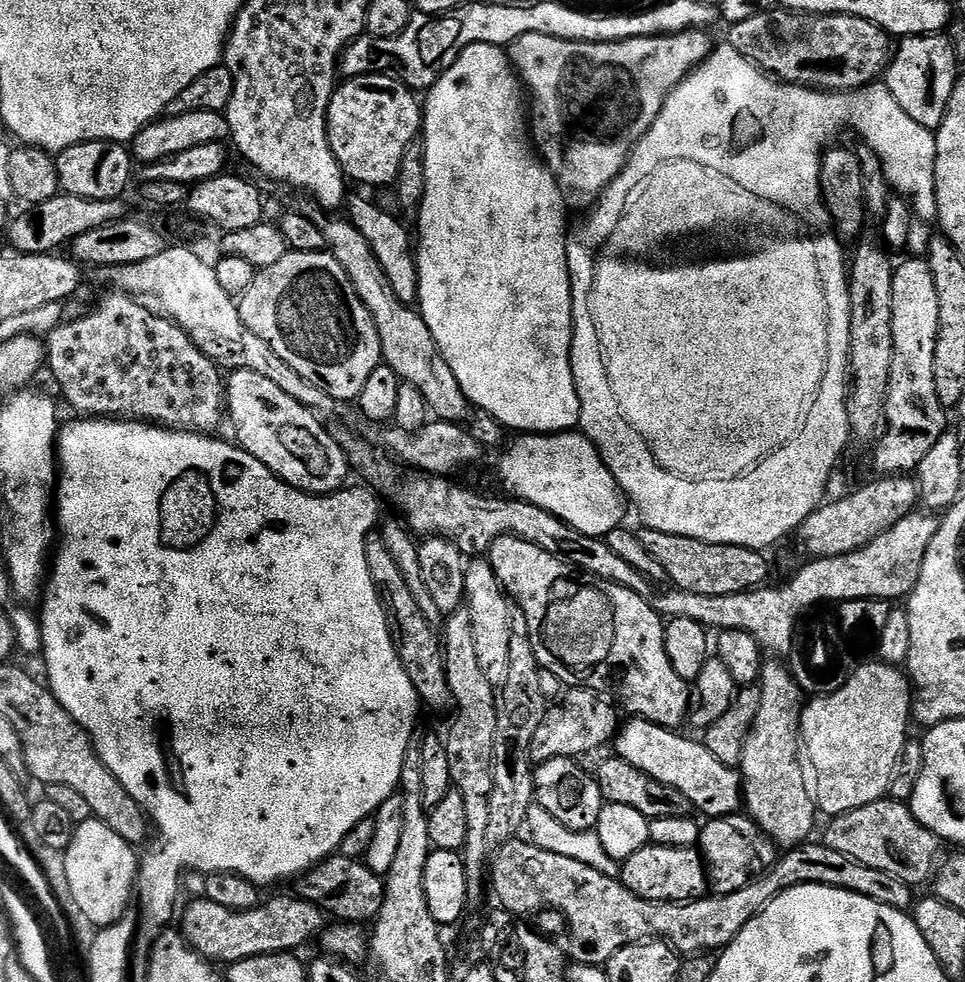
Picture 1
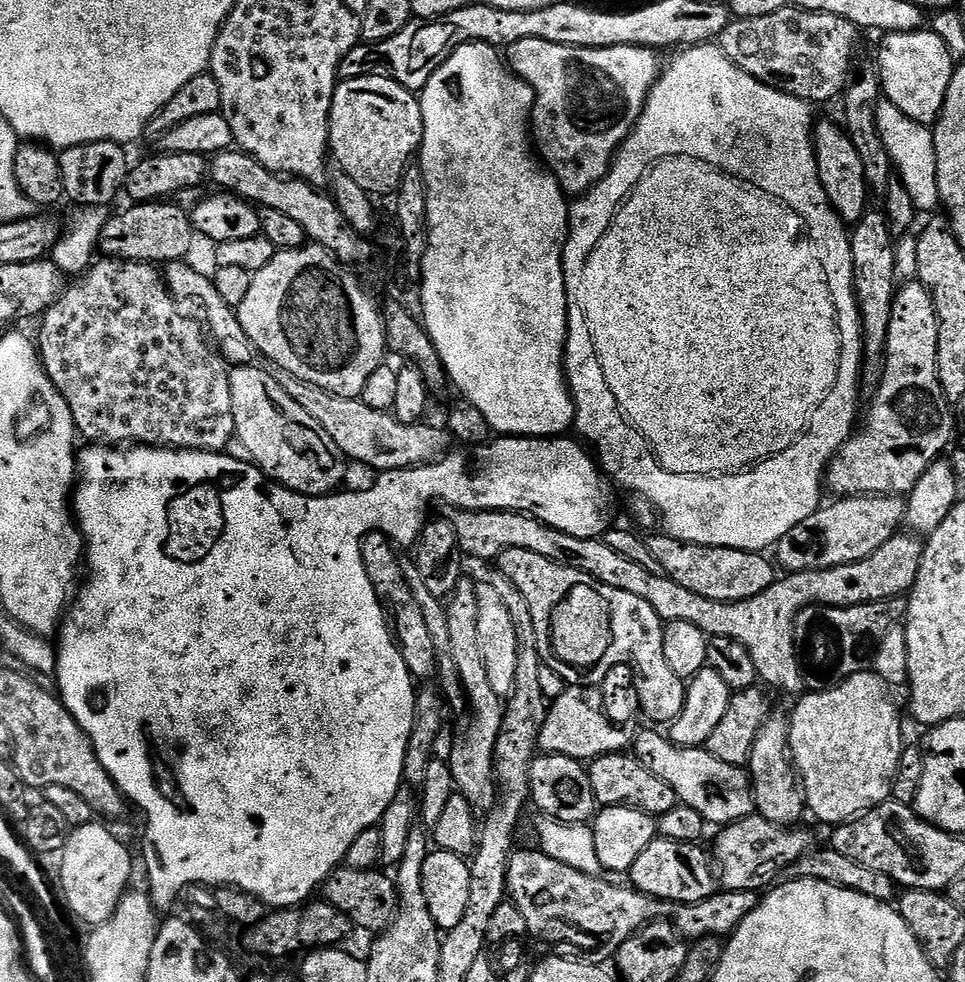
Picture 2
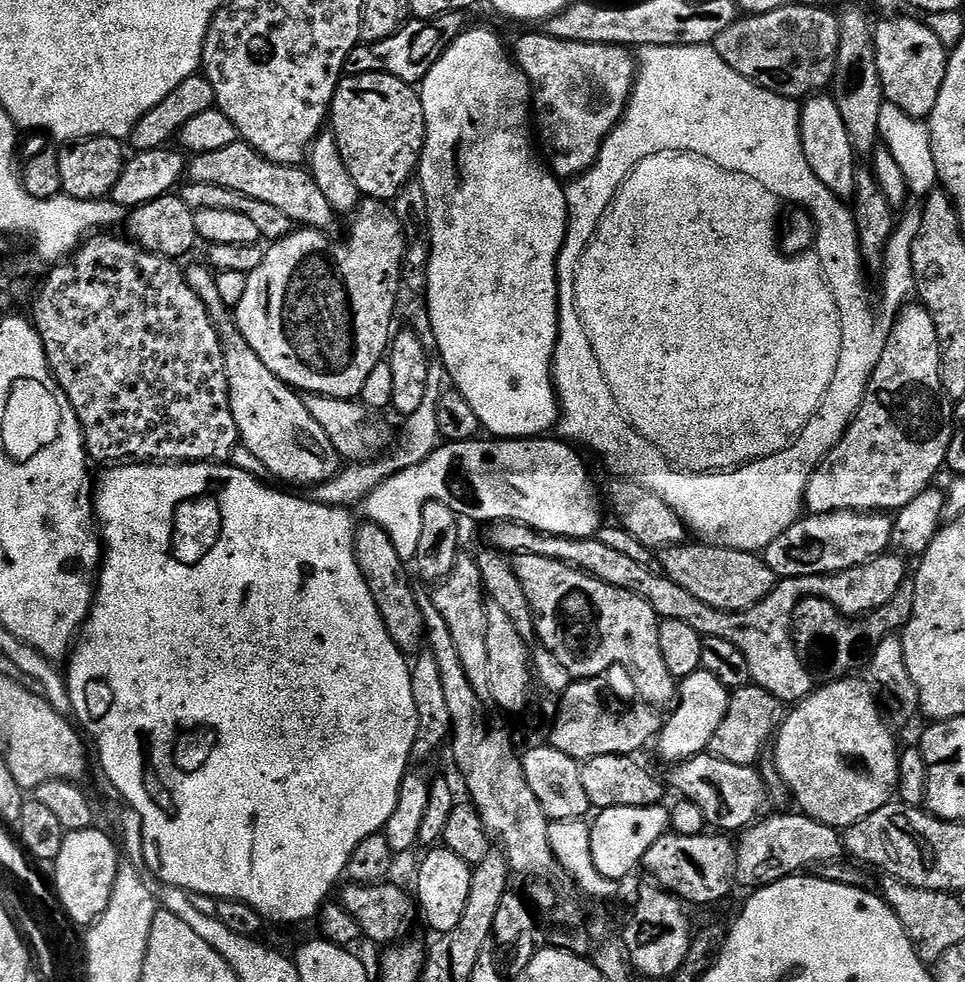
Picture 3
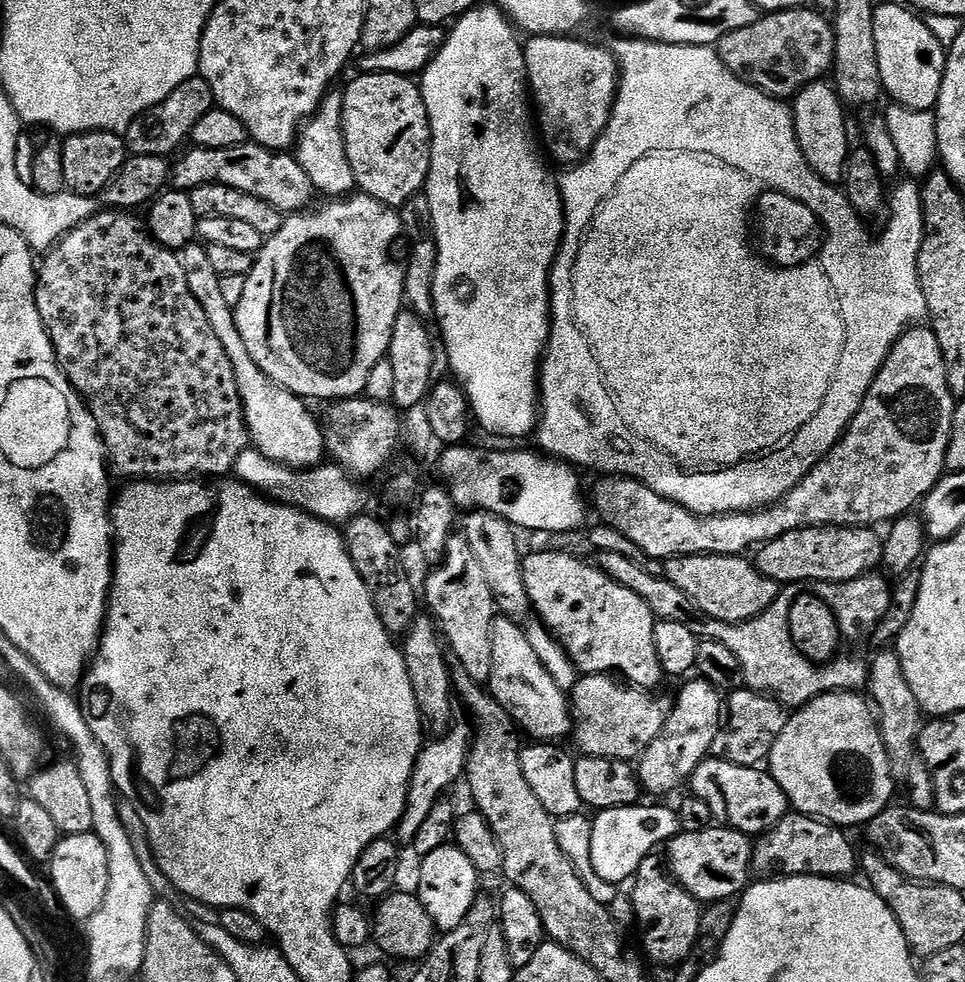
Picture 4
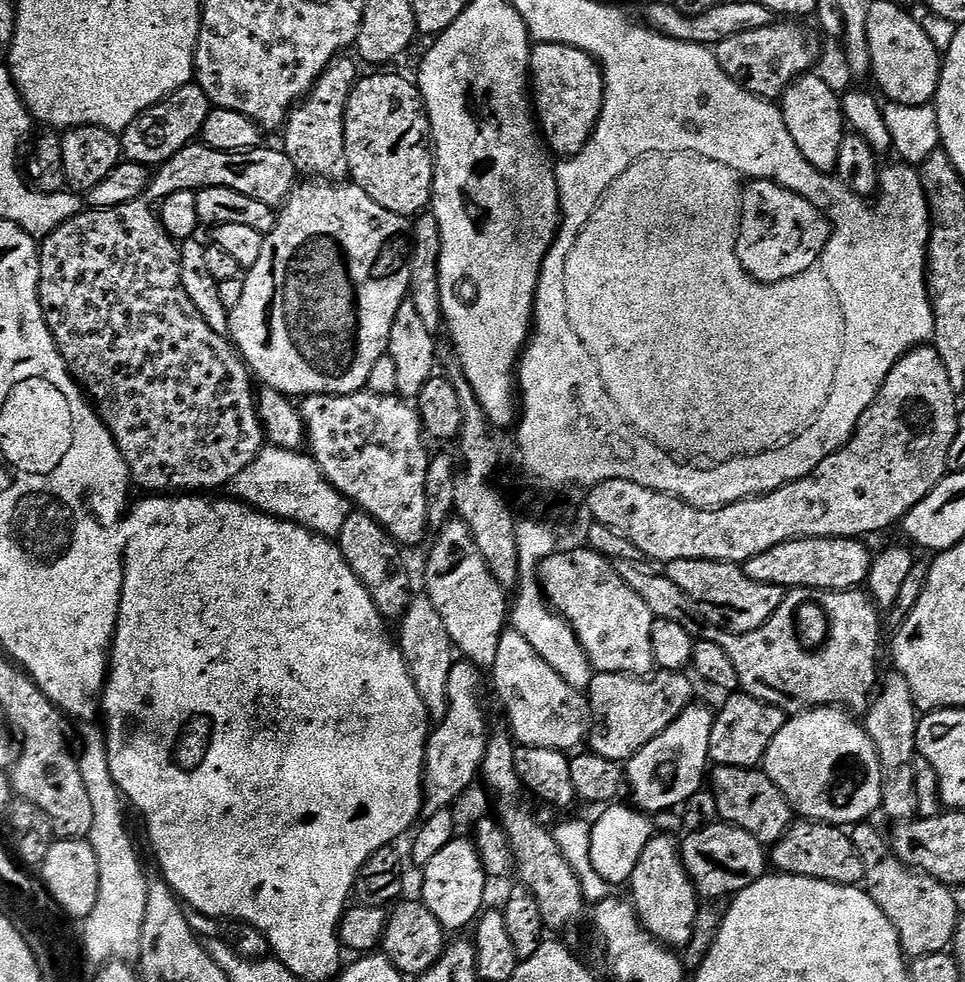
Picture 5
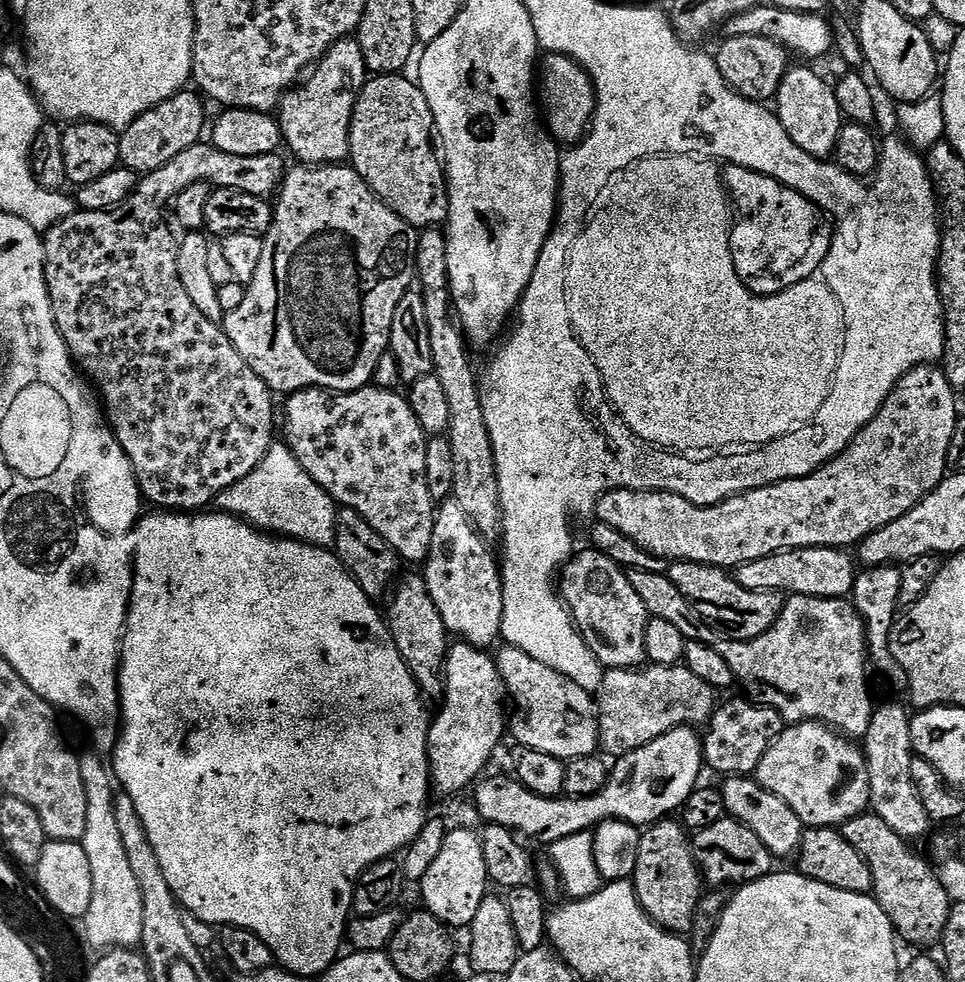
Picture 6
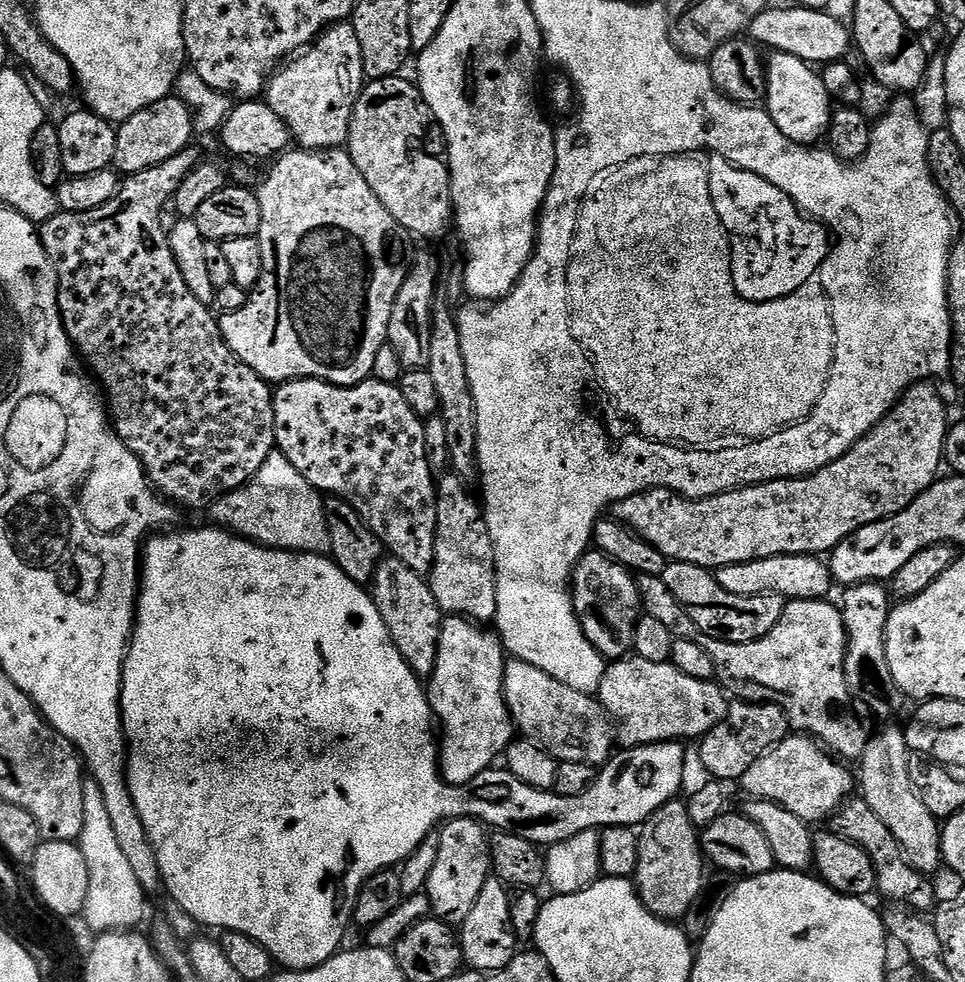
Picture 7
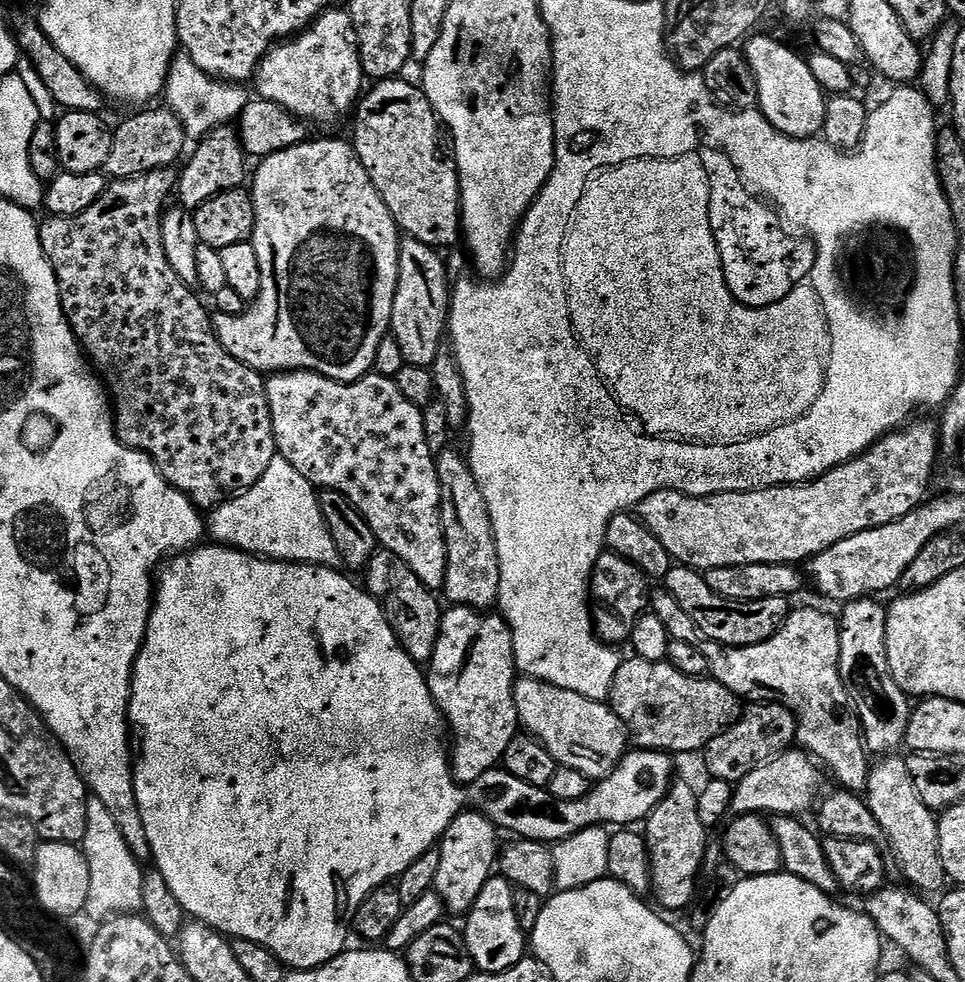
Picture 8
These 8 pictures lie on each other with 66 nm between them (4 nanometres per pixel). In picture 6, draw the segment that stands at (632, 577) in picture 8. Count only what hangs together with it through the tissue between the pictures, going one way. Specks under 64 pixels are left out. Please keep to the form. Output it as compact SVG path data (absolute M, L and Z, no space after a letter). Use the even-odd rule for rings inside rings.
M595 550L587 551L577 551L565 563L558 576L558 591L563 596L564 603L568 605L568 611L572 614L576 629L580 631L580 635L584 637L590 650L599 658L605 669L640 668L646 660L646 626L650 619L646 602L642 602L642 598L638 598L638 590L630 586L625 569L610 562L606 554Z

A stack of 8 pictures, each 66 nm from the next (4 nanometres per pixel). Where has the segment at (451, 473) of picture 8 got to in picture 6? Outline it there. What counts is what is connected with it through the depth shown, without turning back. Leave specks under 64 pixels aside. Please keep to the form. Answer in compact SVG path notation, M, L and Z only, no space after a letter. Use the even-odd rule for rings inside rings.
M449 498L437 507L430 554L422 564L424 585L428 588L430 598L434 598L434 606L438 606L438 614L442 614L442 622L446 622L449 633L453 637L461 638L467 644L485 650L491 649L493 647L491 644L501 639L502 608L504 606L502 568L497 557L495 560L488 548L491 548L489 541L485 540L478 529L472 525L466 510L462 510L462 506L456 500Z

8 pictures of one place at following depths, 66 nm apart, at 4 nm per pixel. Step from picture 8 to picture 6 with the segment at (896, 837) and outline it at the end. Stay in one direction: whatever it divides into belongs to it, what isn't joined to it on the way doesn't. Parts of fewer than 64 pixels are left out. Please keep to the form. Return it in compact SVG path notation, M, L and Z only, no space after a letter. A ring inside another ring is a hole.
M884 704L875 709L870 722L870 730L862 738L864 757L868 760L870 774L871 811L875 812L890 830L894 830L903 840L916 842L919 836L929 835L930 821L922 802L918 799L918 790L914 790L914 778L910 778L910 762L914 755L910 726L912 716L900 704Z

